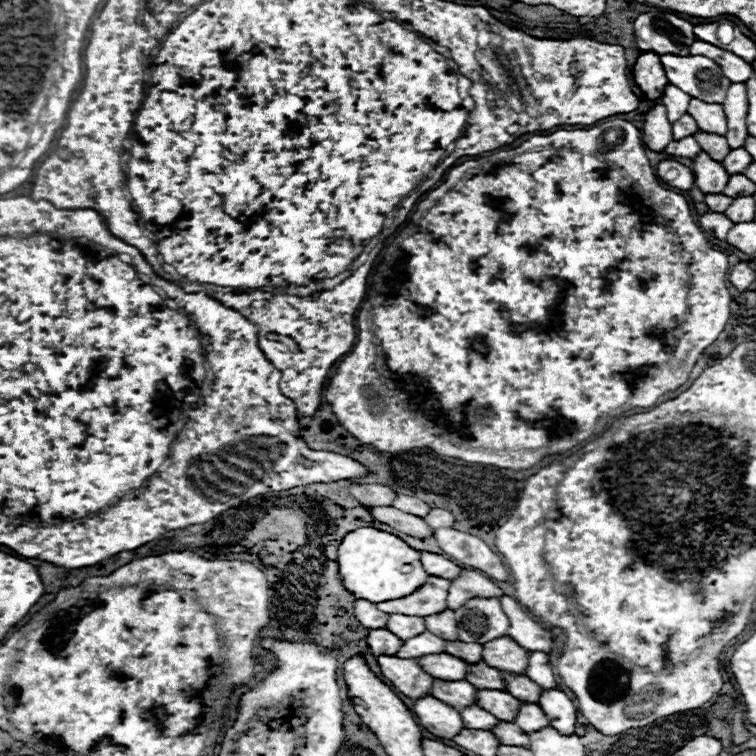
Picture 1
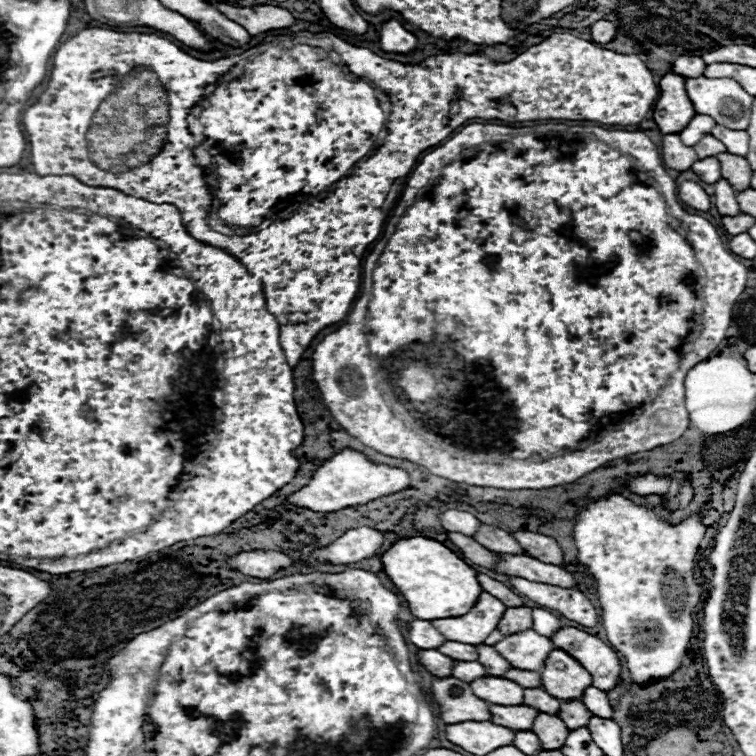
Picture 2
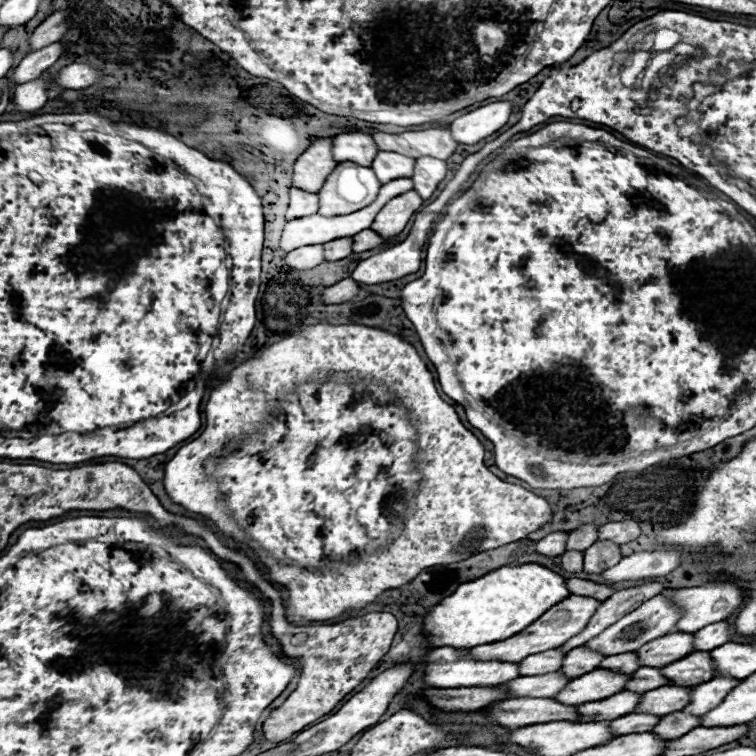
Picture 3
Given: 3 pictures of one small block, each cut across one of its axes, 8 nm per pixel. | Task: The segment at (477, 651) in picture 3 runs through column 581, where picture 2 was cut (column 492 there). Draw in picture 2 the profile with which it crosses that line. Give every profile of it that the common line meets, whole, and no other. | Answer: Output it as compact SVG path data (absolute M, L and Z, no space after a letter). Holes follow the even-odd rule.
M482 592L476 606L468 614L458 618L432 620L432 626L446 634L446 638L470 642L476 646L478 642L484 642L490 632L494 632L494 626L498 626L498 622L502 620L502 612L506 612L506 606L492 594Z

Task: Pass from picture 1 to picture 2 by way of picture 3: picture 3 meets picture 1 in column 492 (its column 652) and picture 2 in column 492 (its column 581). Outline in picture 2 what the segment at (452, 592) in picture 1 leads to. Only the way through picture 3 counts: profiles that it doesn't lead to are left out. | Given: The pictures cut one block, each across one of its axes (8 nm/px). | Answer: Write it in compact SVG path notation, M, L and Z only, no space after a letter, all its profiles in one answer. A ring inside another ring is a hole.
M520 606L520 608L508 608L498 624L498 628L486 638L488 646L494 642L500 642L506 638L506 634L514 634L516 630L530 630L532 628L532 608Z

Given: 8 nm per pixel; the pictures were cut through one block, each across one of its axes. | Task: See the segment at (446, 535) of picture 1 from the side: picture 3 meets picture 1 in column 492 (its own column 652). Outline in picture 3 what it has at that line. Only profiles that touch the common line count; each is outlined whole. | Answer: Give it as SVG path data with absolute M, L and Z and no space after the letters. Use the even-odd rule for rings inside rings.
M654 550L654 552L636 552L624 556L616 566L604 570L600 576L604 582L626 582L626 580L652 580L672 572L680 564L682 552L678 550Z

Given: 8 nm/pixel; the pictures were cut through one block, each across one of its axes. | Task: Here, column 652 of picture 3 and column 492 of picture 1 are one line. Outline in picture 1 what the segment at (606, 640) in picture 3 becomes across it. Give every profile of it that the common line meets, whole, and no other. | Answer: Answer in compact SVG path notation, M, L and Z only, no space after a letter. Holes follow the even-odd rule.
M470 598L464 606L454 610L454 616L462 642L484 644L504 636L510 626L498 598Z

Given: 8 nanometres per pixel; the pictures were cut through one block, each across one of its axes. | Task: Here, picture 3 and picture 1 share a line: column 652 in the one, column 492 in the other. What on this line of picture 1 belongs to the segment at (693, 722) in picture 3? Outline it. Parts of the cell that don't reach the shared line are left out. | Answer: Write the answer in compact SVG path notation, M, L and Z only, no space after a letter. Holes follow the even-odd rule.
M500 720L494 728L492 728L494 736L498 736L498 742L506 742L508 746L528 746L530 738L526 732L522 732L514 722L506 722Z

